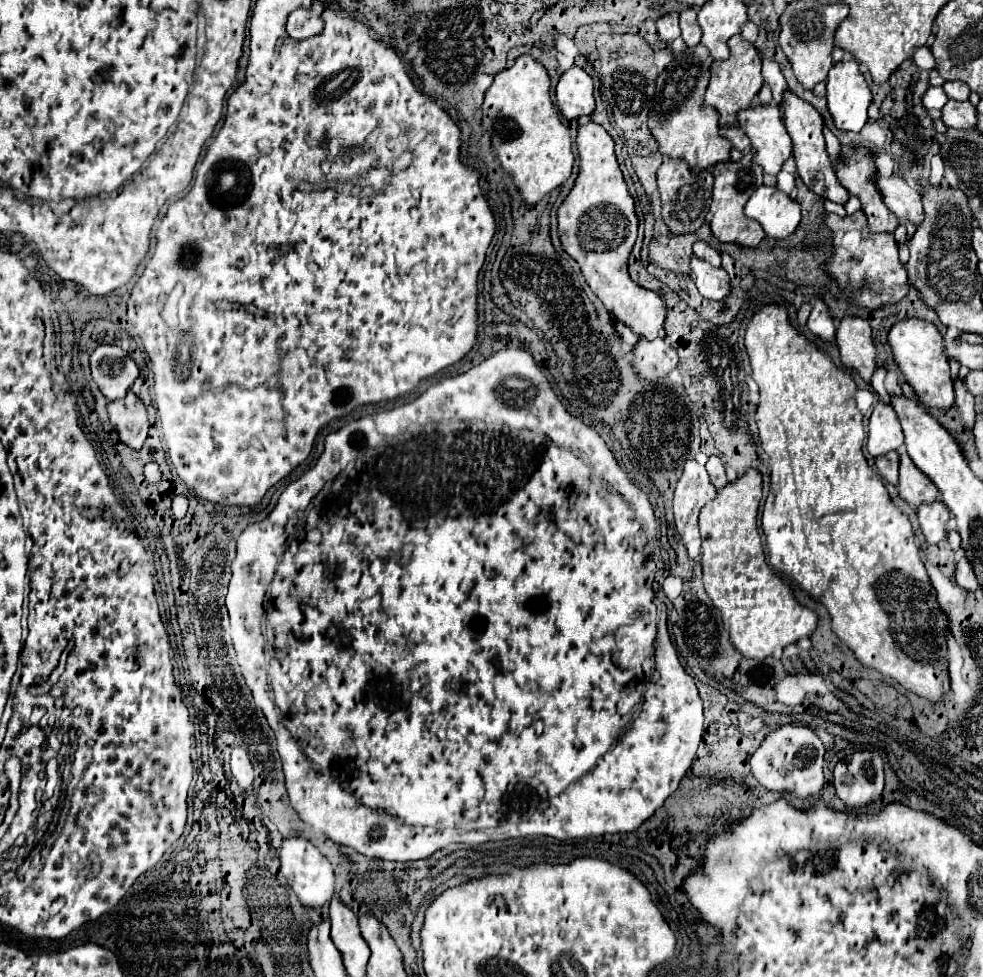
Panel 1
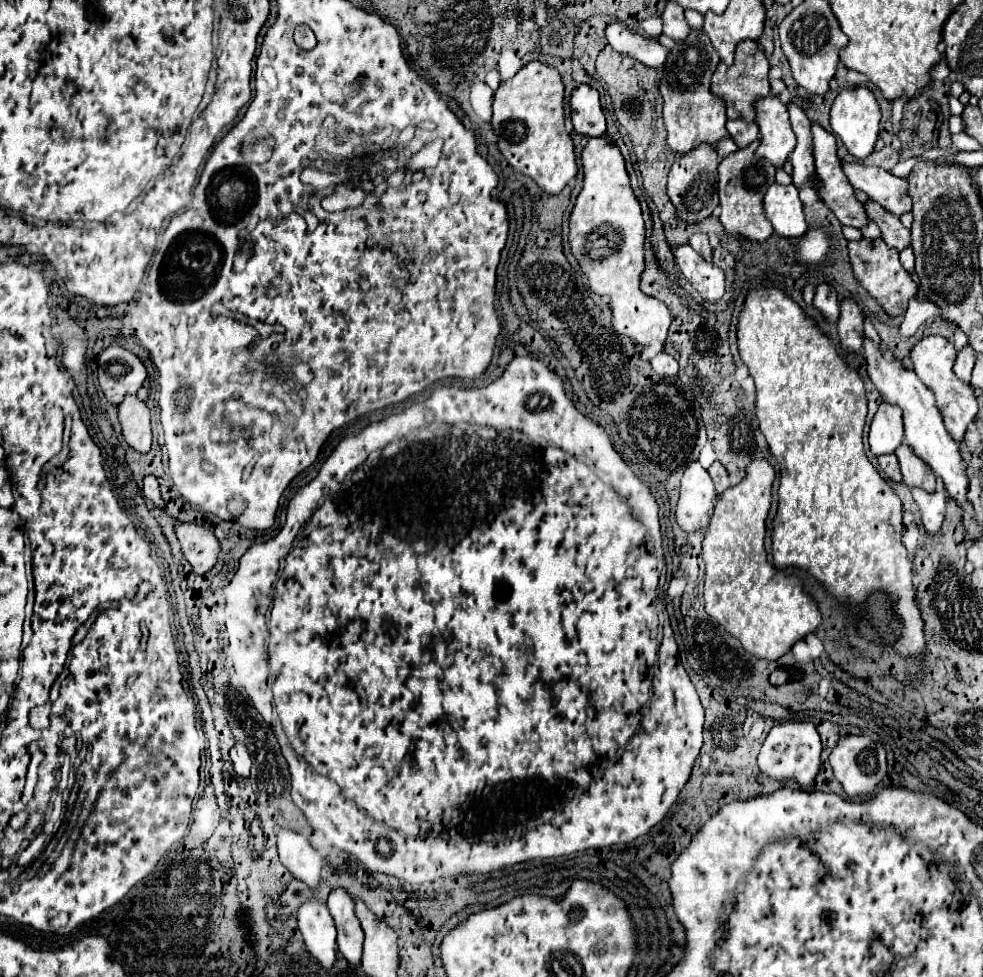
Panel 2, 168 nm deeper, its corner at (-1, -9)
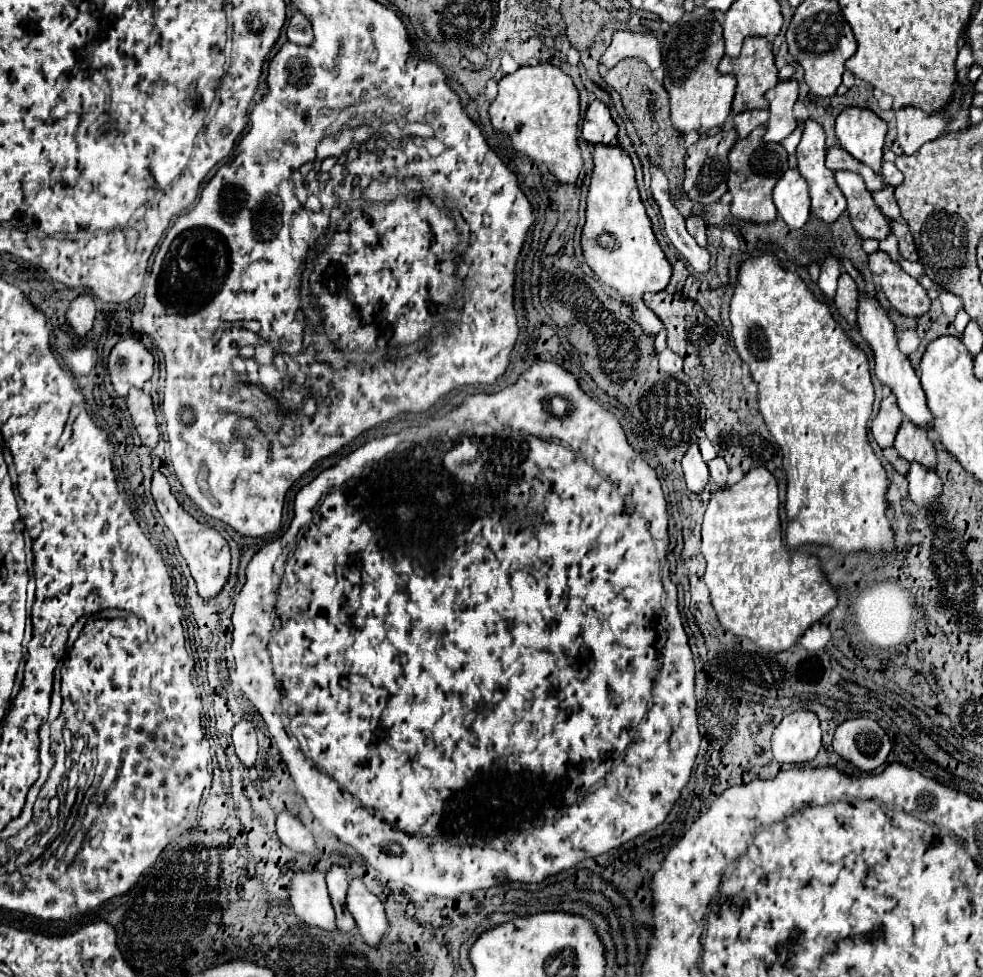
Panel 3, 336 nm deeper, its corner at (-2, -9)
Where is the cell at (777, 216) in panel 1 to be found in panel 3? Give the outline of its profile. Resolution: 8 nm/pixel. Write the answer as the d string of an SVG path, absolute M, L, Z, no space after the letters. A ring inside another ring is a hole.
M787 169L773 189L773 203L789 229L801 229L809 217L809 191L797 169Z

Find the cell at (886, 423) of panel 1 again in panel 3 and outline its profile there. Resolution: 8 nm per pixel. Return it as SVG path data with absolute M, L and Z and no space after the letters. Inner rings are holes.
M891 393L881 401L881 409L871 423L871 433L881 449L893 447L893 439L901 427L901 421L903 421L903 413L897 405L897 399Z

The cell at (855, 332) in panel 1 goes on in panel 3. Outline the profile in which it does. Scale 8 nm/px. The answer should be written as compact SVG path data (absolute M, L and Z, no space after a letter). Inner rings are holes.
M841 273L841 277L839 277L839 289L837 289L837 295L835 295L835 307L847 319L847 323L851 327L857 323L859 291L857 291L857 285L851 279L849 273Z

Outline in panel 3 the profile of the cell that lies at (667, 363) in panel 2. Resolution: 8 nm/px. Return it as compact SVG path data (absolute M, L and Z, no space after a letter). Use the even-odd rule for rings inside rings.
M665 349L663 353L659 353L659 367L665 373L677 373L683 369L683 361L679 355L675 355L671 349Z

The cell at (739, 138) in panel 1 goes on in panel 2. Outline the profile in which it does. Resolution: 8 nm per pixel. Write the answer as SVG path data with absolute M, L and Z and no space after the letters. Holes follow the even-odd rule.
M734 119L734 121L728 121L726 123L726 129L730 133L730 137L734 139L734 143L744 149L746 145L750 145L756 137L758 137L758 125L752 121L744 121L744 119Z

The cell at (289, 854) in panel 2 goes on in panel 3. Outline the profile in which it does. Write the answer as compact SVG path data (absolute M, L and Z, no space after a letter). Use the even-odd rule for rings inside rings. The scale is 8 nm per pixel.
M283 811L277 817L277 835L283 845L287 845L291 851L297 853L313 853L315 851L315 841L309 829L291 813Z

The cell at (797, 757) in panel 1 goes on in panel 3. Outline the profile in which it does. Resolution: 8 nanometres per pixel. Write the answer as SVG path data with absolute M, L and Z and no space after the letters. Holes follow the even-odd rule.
M795 711L787 715L771 737L773 759L779 763L805 763L821 749L819 719L811 711Z

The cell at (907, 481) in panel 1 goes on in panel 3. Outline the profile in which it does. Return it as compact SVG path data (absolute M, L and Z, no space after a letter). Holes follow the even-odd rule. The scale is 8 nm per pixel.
M903 421L893 447L909 463L917 461L919 465L925 465L927 469L935 469L935 449L933 449L933 443L929 441L925 429L919 429L913 423Z

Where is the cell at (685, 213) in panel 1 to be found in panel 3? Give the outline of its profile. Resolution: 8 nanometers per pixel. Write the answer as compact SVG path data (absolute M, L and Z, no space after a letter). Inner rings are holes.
M727 129L715 137L703 135L687 149L683 191L689 197L689 201L701 203L701 205L711 205L723 197L723 193L727 191L727 173L729 173L727 155L729 155L729 149L735 145L735 141L737 141L735 129Z

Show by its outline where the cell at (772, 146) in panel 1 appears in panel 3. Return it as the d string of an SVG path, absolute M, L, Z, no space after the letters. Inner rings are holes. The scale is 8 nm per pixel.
M789 79L789 81L779 81L779 85L775 85L773 89L769 89L765 93L765 99L769 101L769 121L767 121L767 133L763 137L763 141L769 143L781 143L785 137L789 137L795 127L797 121L793 117L793 105L797 101L797 81Z

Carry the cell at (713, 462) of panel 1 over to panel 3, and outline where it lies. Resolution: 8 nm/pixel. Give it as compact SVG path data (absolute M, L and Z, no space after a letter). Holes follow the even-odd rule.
M715 457L713 461L709 461L709 471L711 471L713 481L715 481L719 487L725 487L727 473L729 473L729 467L727 467L725 459L723 459L723 457Z

